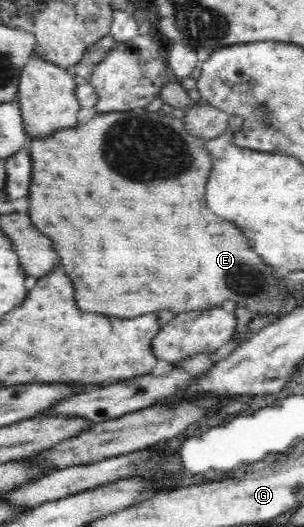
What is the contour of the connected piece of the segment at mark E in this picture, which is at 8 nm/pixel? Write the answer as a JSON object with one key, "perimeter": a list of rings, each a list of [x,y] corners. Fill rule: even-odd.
{"perimeter":[[[145,107],[95,114],[82,126],[52,132],[47,138],[29,138],[26,148],[33,160],[31,180],[35,180],[29,186],[29,208],[35,208],[33,222],[53,240],[55,252],[65,254],[61,262],[67,276],[73,276],[73,284],[77,284],[77,306],[83,312],[125,318],[171,308],[183,315],[181,312],[221,306],[225,300],[243,304],[253,312],[273,312],[283,306],[287,292],[275,286],[277,276],[271,266],[265,266],[251,252],[237,226],[209,210],[205,192],[213,161],[204,140],[191,136],[183,119],[149,112]],[[67,158],[69,174],[53,174],[61,172],[63,164],[67,170]]]}

